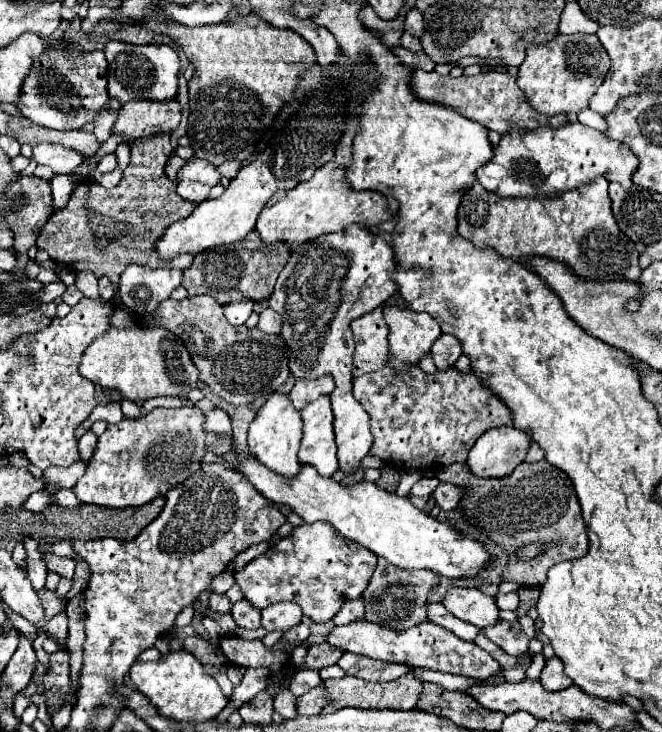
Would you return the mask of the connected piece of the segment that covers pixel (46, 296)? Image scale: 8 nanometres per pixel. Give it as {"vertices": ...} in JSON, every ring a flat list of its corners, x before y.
{"vertices":[[49,283,39,291,39,301,41,303,51,303,59,299,65,293,65,283]]}

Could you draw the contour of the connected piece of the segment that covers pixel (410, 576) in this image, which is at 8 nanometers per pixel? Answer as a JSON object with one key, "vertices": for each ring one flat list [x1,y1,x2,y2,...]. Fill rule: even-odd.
{"vertices":[[379,557,375,573,369,581,369,587,363,591,363,599,365,599,365,619,403,631,409,629,413,625,417,625,419,621,427,621,427,613,425,613,425,605,427,605,427,595,431,591,431,587,435,587,439,583,437,575,429,569,397,569,395,565,389,565,389,561,385,561,383,557]]}

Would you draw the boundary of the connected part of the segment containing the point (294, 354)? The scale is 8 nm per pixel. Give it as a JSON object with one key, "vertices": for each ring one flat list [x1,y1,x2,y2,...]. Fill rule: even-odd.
{"vertices":[[347,225,341,233,329,233,317,241,297,245,269,297,269,307,285,317,281,337,289,347,291,373,297,379,315,379,325,373,335,379,331,403,341,471,353,471,373,443,369,415,351,393,355,343,349,325,353,319,381,307,397,291,397,283,393,281,395,269,393,247,387,241,371,235,363,225]]}

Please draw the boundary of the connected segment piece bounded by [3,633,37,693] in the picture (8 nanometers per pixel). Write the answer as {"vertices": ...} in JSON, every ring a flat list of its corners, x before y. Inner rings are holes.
{"vertices":[[19,633,19,647,15,651,15,657,9,661,3,673,5,683,9,683,15,693,25,689,29,679,35,673,35,663,37,663,37,657,31,647,31,641,23,633]]}

